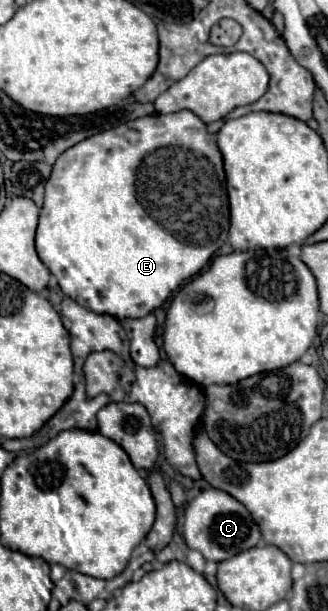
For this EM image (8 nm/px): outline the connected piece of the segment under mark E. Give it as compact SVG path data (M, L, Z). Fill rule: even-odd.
M176 111L170 115L156 113L126 125L92 135L56 159L52 175L46 181L44 207L36 231L38 255L58 279L64 295L94 313L106 313L118 319L146 317L158 309L184 281L189 281L208 266L217 250L212 241L218 241L230 223L226 179L224 187L206 187L208 181L204 181L208 179L206 161L210 161L210 169L224 167L216 135L210 135L208 129L204 135L206 123L202 119L192 111ZM122 131L136 135L138 141L134 143L130 137L120 135Z

